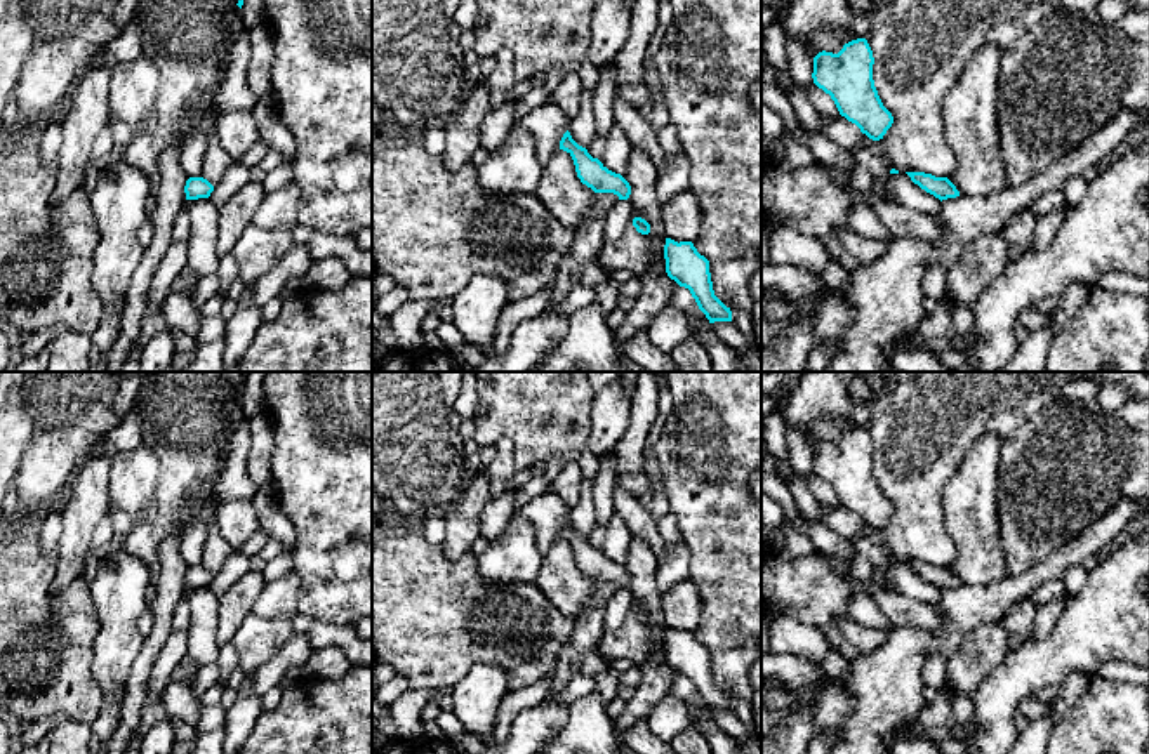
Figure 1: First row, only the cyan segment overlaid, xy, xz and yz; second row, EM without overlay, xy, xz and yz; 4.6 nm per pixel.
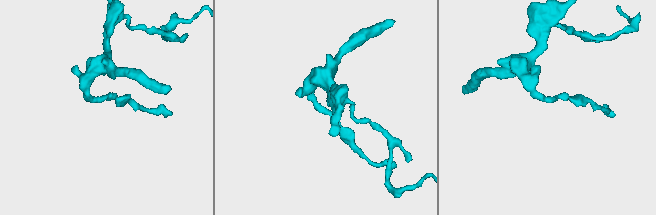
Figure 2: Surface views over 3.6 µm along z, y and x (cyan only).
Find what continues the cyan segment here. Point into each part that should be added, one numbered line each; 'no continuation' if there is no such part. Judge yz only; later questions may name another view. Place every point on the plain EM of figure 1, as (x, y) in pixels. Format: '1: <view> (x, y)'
no continuation

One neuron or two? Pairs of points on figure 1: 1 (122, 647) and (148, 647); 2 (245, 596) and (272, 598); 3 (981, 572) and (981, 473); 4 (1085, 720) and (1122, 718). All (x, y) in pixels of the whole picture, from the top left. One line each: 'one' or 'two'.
1: two
2: two
3: one
4: one

